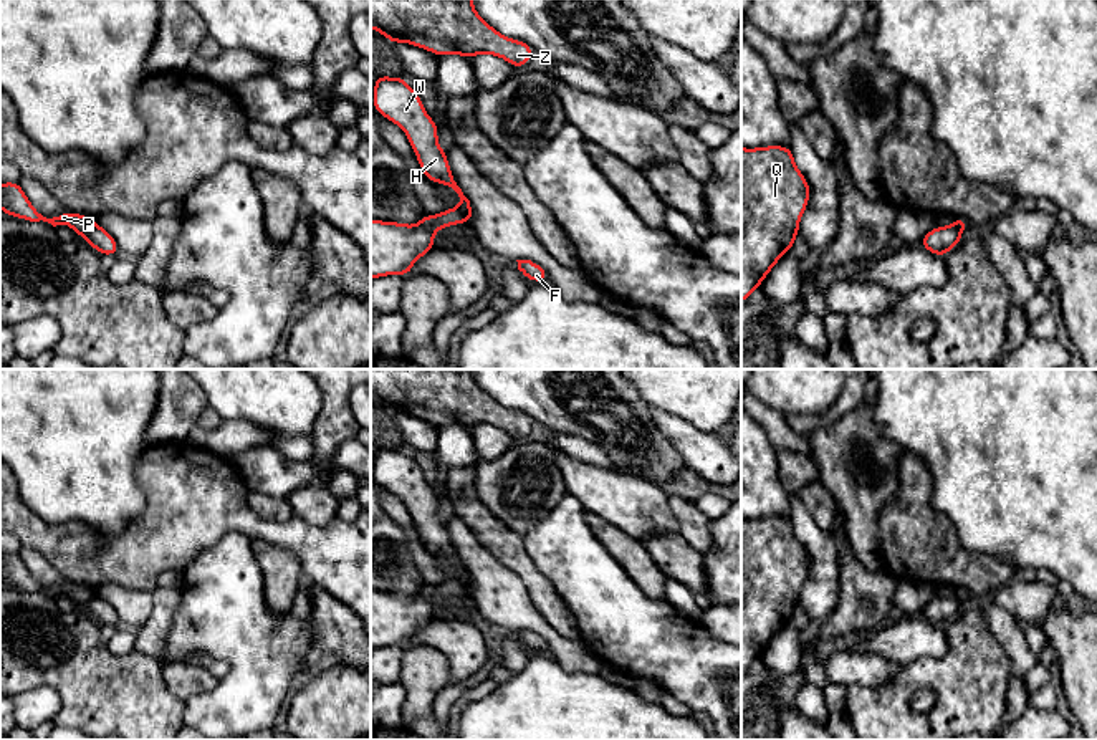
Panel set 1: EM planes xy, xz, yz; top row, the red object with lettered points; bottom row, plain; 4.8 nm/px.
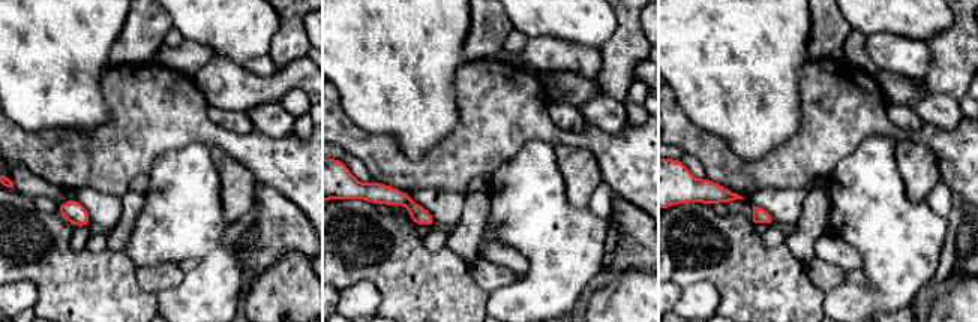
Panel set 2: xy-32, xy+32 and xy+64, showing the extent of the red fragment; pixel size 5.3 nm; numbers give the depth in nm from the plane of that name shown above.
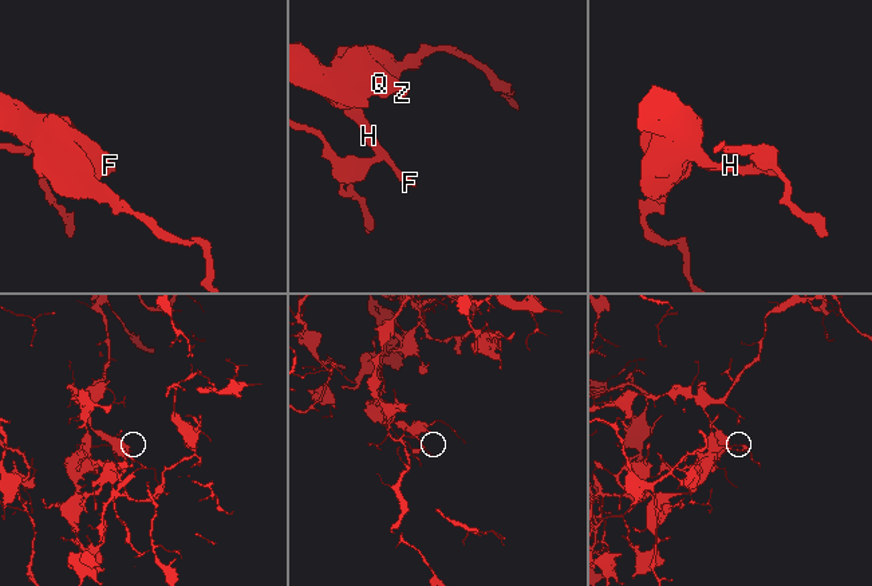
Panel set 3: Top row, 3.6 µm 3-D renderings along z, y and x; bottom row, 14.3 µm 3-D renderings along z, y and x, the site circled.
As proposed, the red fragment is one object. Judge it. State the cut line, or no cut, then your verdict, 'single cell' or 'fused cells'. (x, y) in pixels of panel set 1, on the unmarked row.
cut xz (455, 580), (469, 591); fused cells

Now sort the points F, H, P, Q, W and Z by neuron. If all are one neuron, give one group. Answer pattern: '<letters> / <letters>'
F H Q W Z / P

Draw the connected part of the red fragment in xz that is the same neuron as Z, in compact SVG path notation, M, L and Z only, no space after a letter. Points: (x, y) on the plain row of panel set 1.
M371 369L371 399L392 414L410 414L437 427L493 425L513 439L525 437L534 424L528 414L503 407L488 396L473 379L473 369Z

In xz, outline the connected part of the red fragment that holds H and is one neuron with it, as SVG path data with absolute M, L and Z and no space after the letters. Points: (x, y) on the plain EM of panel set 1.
M377 445L372 475L377 485L395 493L407 505L424 546L430 553L452 558L458 565L457 581L472 593L472 574L457 556L447 523L438 517L438 497L425 483L420 467L409 457L407 450Z

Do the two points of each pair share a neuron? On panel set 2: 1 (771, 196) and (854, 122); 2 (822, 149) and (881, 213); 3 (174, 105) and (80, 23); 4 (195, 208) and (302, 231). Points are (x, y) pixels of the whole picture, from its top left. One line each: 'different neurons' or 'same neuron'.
1: different neurons
2: different neurons
3: different neurons
4: different neurons

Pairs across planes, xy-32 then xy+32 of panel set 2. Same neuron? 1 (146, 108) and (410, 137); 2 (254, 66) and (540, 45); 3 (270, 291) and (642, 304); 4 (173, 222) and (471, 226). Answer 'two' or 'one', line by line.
1: two
2: one
3: one
4: two

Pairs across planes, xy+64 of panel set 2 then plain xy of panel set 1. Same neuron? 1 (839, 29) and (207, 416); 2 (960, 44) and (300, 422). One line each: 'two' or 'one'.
1: two
2: two

